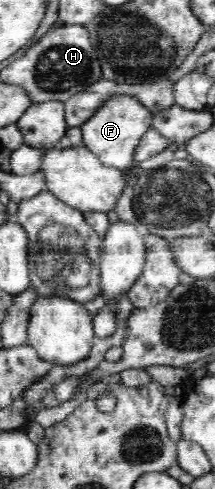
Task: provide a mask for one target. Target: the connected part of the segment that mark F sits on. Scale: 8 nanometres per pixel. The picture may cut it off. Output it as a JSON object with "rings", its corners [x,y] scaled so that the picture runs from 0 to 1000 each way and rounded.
{"rings":[[[567,194],[498,200],[451,221],[451,233],[433,233],[395,254],[377,254],[386,294],[488,339],[553,348],[581,348],[581,344],[633,346],[628,305],[642,303],[665,274],[698,264],[707,241],[712,233],[619,196]]]}

